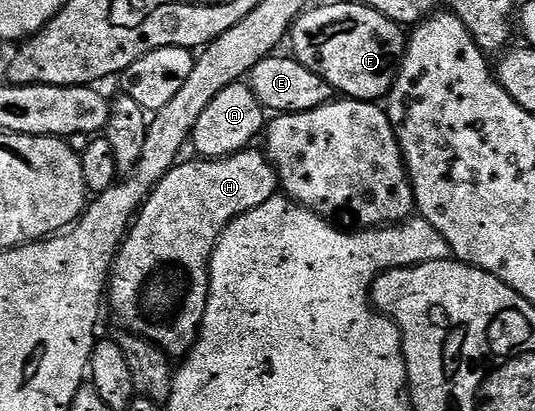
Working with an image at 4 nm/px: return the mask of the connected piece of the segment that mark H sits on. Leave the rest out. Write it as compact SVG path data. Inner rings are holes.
M244 149L238 151L235 155L224 155L221 159L203 159L195 161L199 163L184 163L171 168L166 176L159 182L154 191L146 196L145 202L138 212L137 218L134 220L133 226L128 230L114 260L109 276L109 307L111 303L111 311L115 314L115 319L124 327L124 332L130 333L132 336L139 336L156 347L162 348L164 352L171 351L186 352L188 348L194 344L199 330L199 324L203 321L204 304L201 302L207 297L207 280L209 278L209 264L211 261L211 251L215 247L215 240L222 233L223 228L227 226L231 220L243 215L247 211L257 209L265 201L269 201L277 191L277 176L275 168L272 167L270 159L262 150Z

